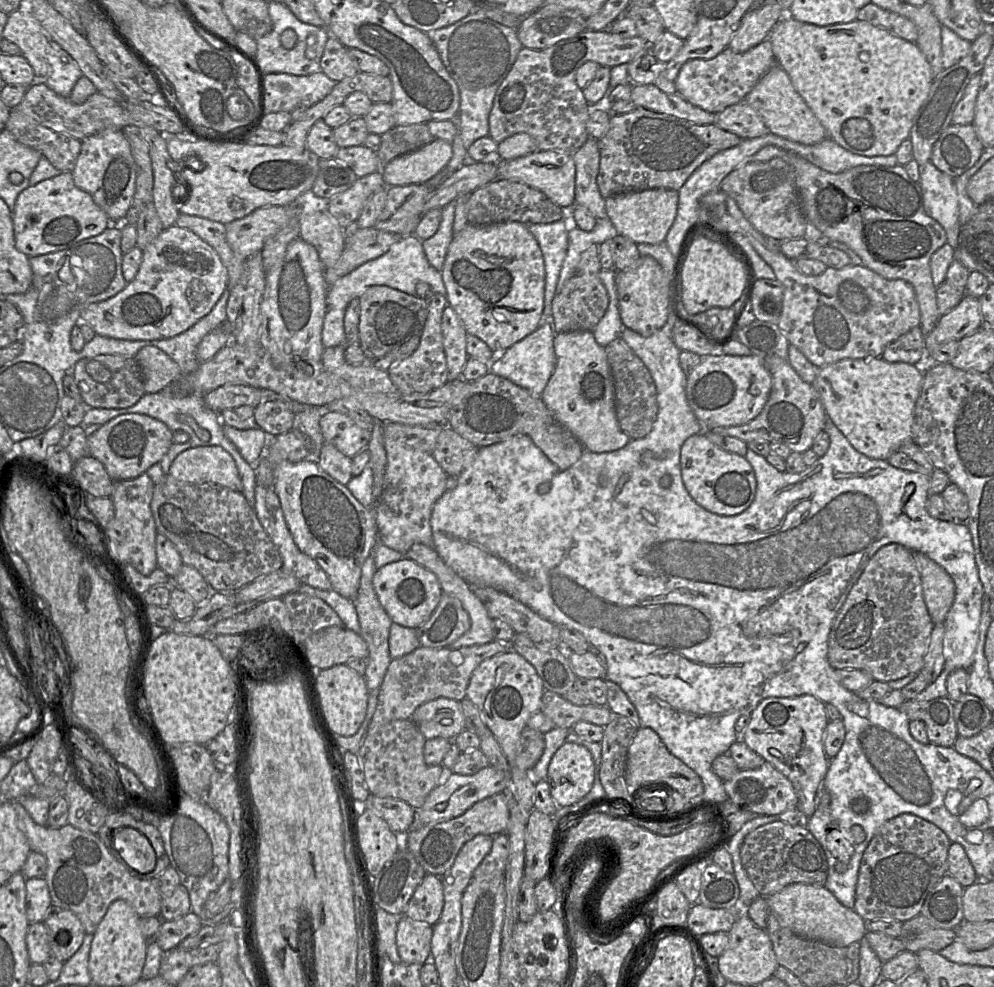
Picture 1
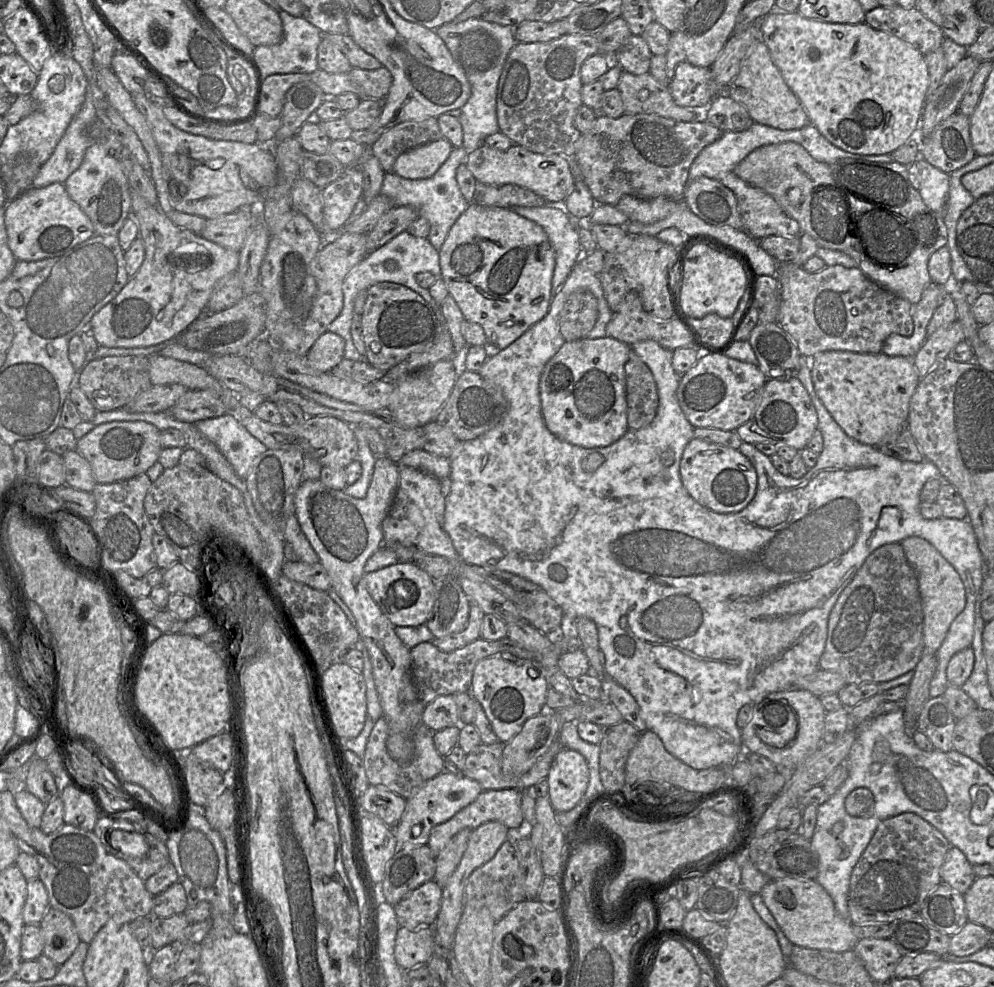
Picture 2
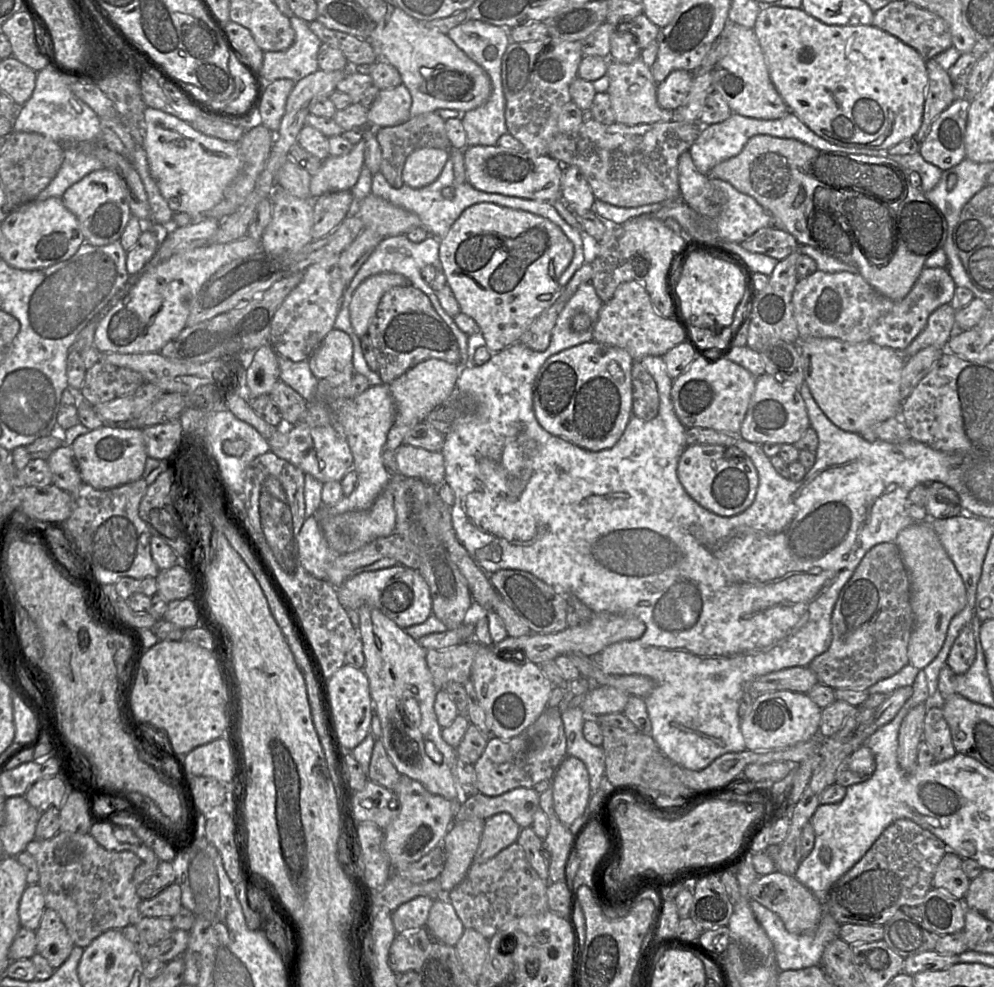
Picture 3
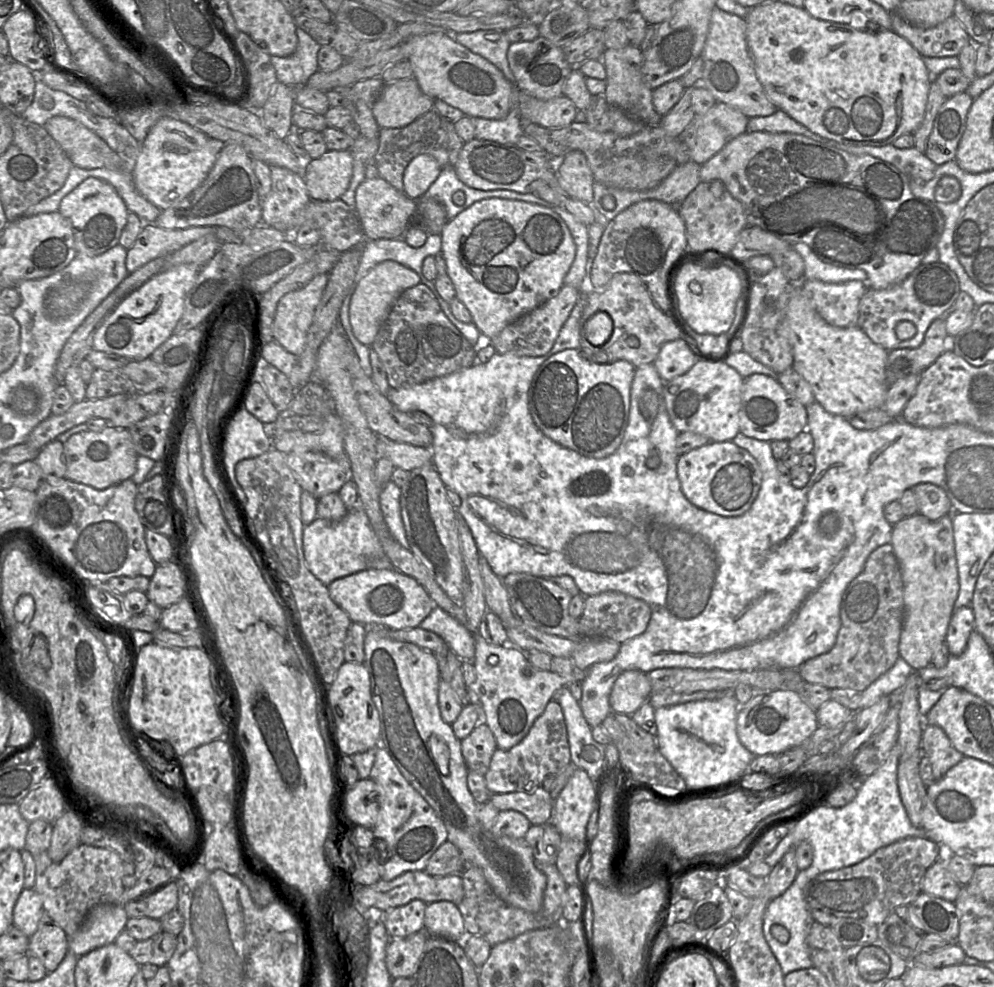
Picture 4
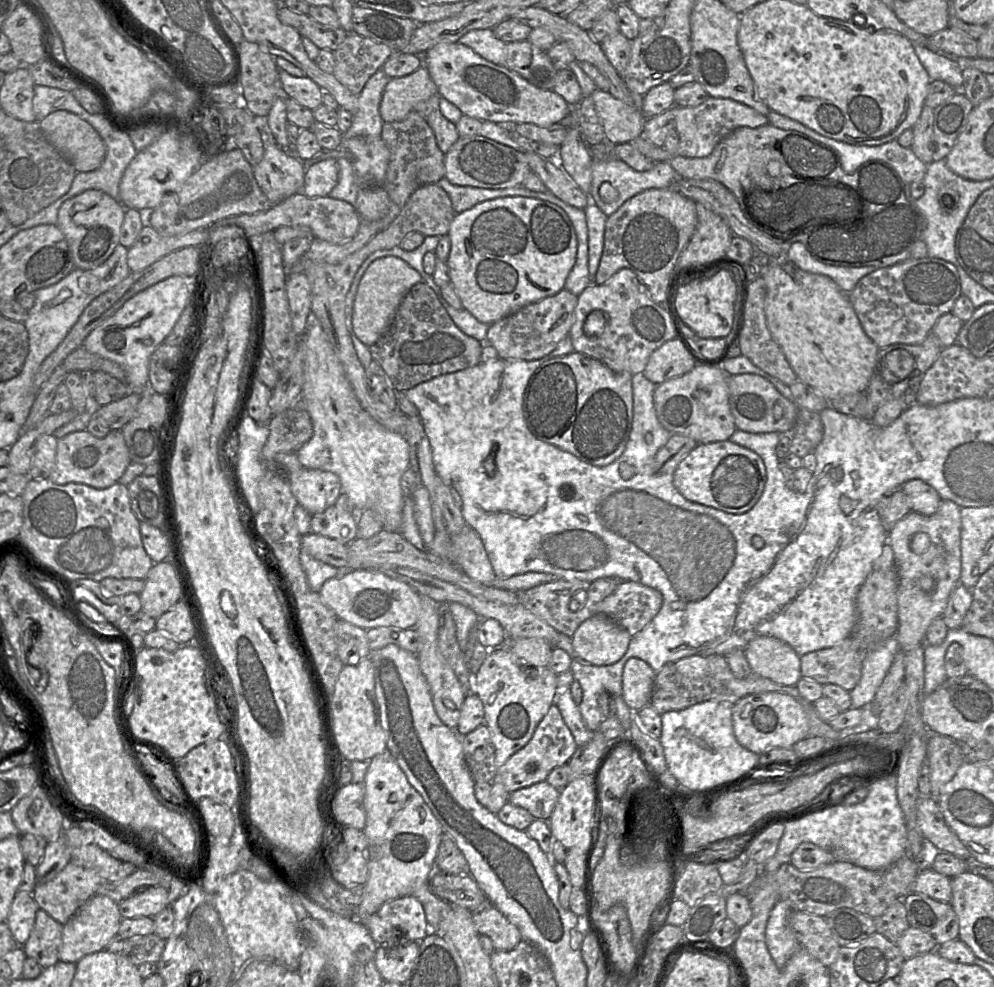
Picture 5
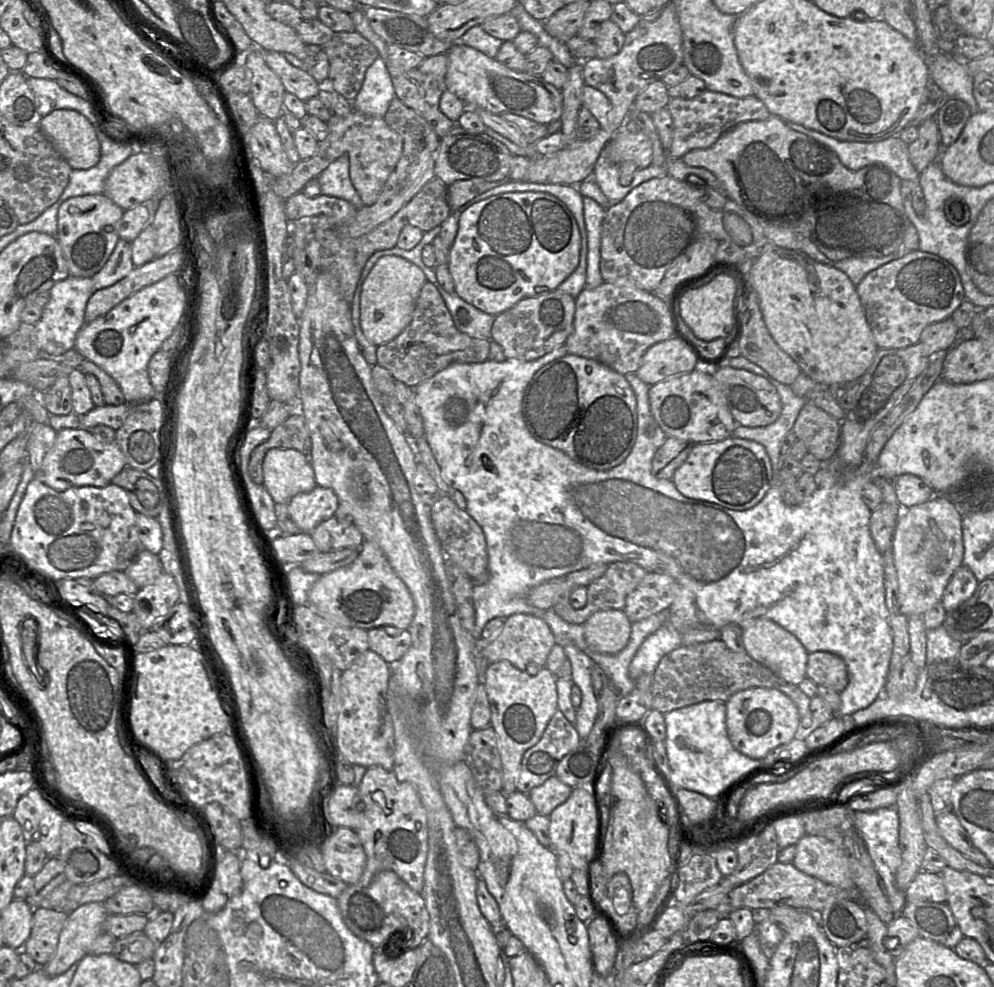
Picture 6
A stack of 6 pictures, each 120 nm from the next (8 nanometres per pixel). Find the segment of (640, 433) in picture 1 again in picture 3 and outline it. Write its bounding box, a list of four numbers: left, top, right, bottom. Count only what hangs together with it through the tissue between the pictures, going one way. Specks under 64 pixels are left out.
[632,361,659,421]

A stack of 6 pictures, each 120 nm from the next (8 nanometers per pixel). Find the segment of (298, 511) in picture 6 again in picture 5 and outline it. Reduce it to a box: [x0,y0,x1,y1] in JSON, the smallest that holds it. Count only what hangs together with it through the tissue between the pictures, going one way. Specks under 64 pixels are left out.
[287,468,342,515]

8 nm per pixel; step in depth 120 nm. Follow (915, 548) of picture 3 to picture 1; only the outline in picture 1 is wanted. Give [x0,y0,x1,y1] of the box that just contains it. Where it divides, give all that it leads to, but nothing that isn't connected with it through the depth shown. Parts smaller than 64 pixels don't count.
[913,554,955,624]

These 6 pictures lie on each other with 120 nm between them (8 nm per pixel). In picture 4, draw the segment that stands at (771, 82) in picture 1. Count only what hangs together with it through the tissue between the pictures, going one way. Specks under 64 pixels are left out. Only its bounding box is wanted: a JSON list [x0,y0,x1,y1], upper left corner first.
[700,6,777,118]

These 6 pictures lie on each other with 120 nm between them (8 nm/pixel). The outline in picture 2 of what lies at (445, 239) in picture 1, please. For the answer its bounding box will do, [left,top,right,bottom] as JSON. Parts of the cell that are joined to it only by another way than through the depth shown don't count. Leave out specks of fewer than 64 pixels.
[381,147,470,251]

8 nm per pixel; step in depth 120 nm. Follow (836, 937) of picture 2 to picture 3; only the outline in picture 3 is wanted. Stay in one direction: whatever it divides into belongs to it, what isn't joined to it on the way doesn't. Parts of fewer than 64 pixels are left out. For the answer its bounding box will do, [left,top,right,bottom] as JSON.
[749,871,822,935]

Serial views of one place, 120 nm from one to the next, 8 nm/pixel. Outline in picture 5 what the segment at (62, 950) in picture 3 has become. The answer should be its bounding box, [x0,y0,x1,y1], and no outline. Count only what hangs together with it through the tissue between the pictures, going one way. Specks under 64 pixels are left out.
[23,909,63,968]

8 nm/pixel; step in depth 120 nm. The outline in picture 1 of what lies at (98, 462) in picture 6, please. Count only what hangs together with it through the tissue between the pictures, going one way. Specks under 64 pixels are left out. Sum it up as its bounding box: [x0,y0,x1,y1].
[88,414,173,481]

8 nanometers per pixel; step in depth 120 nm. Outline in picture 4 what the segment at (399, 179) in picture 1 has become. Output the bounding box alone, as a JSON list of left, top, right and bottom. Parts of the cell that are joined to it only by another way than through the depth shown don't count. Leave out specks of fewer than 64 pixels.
[404,154,442,199]

